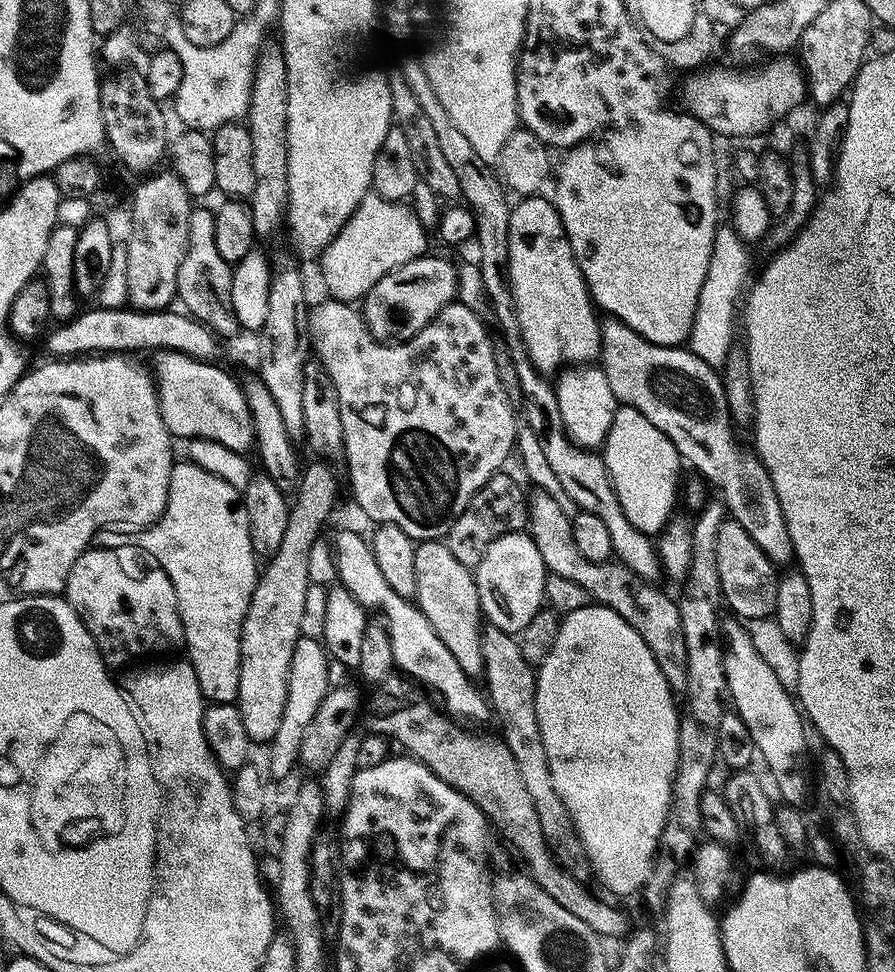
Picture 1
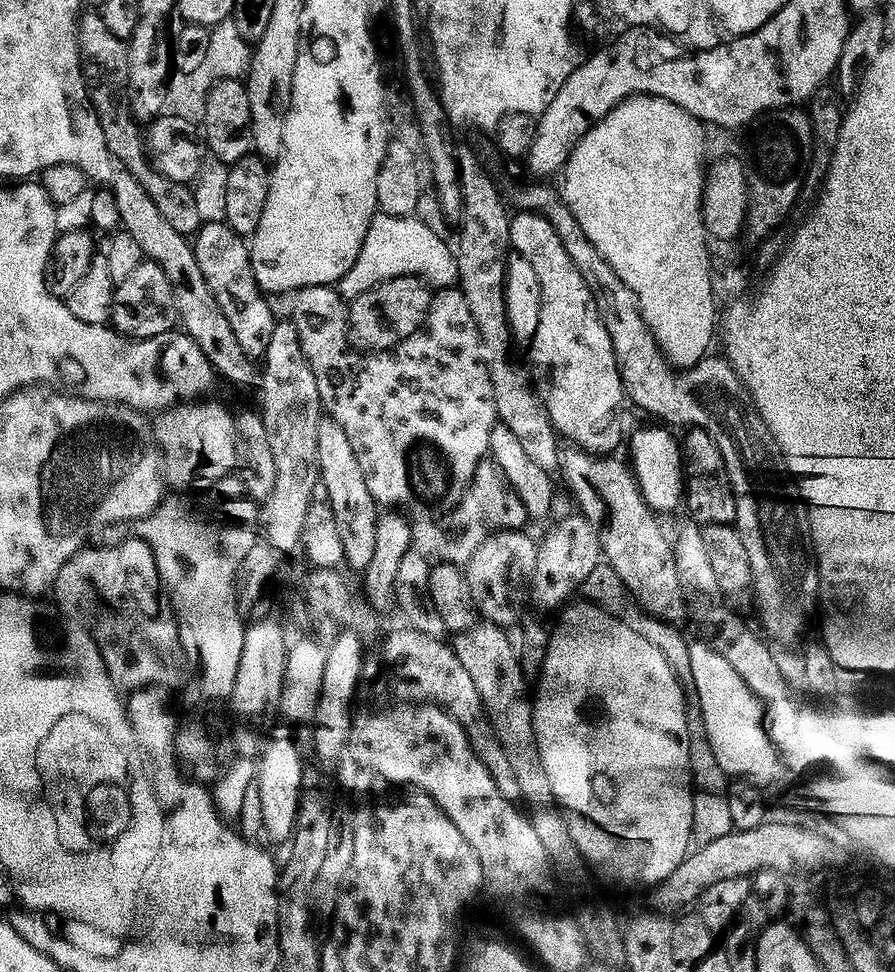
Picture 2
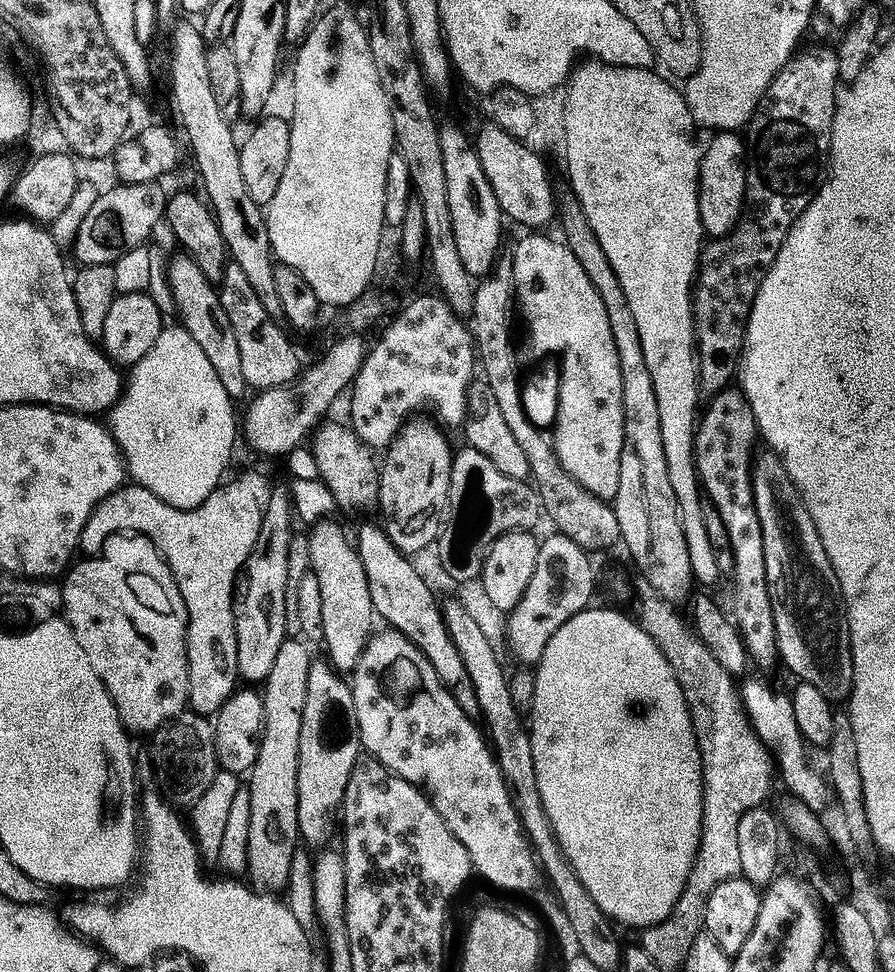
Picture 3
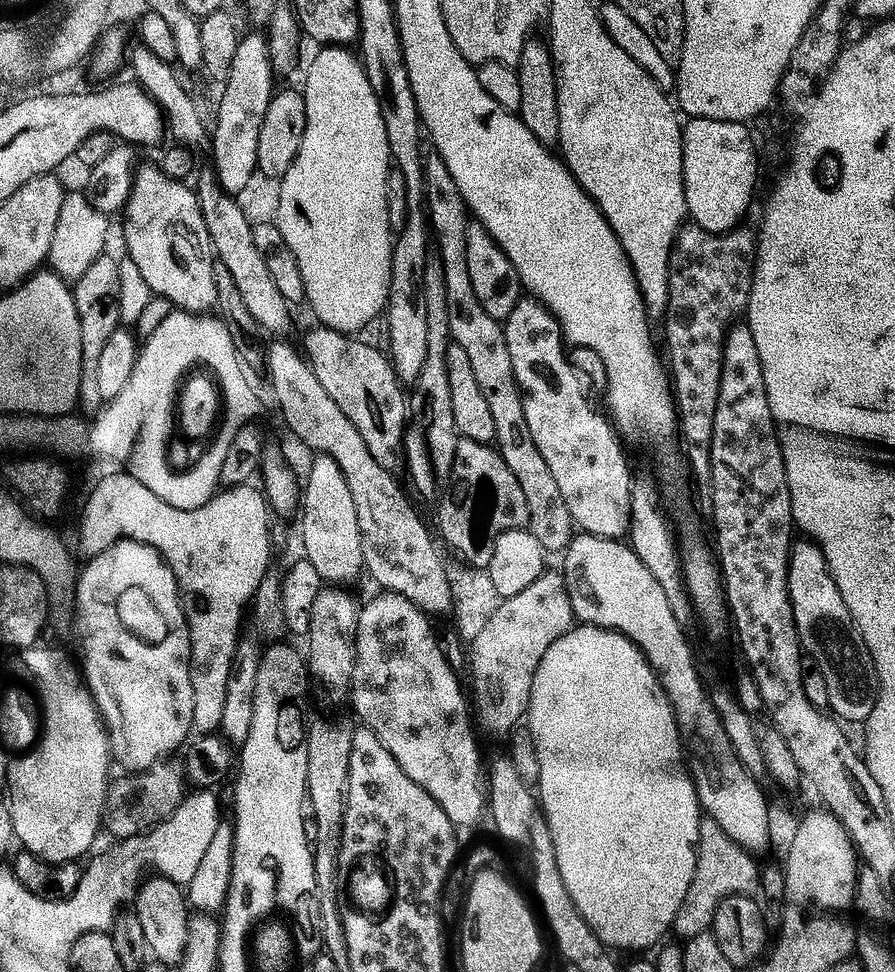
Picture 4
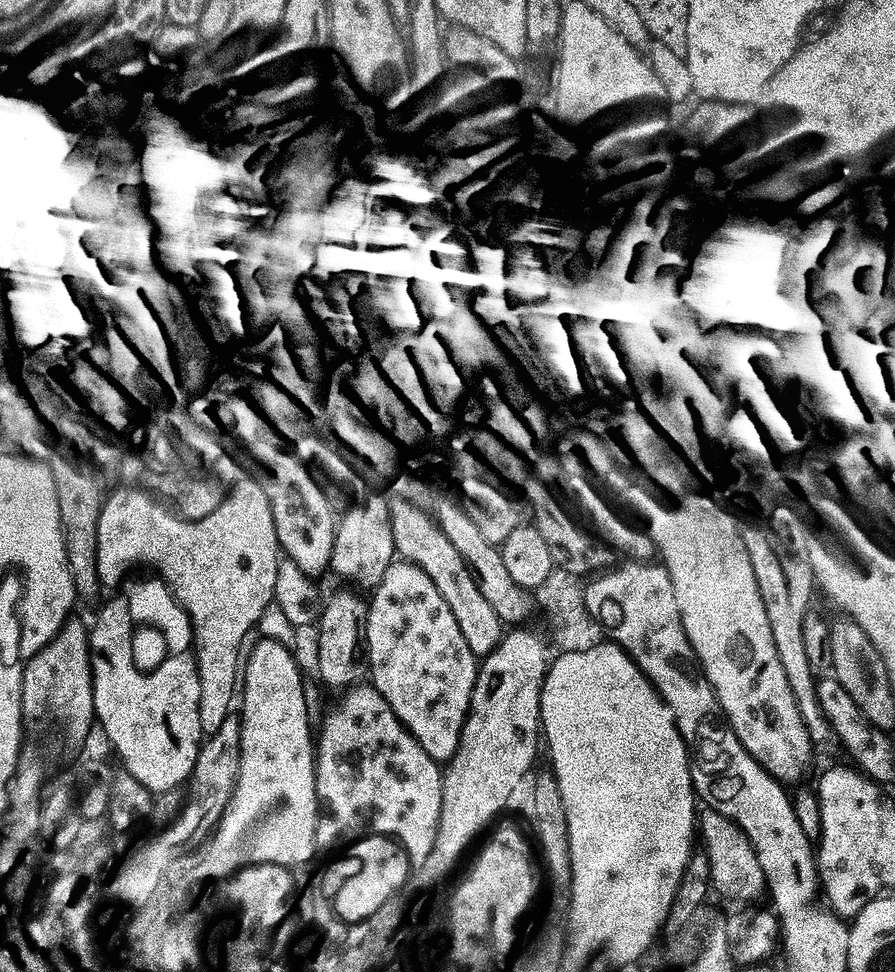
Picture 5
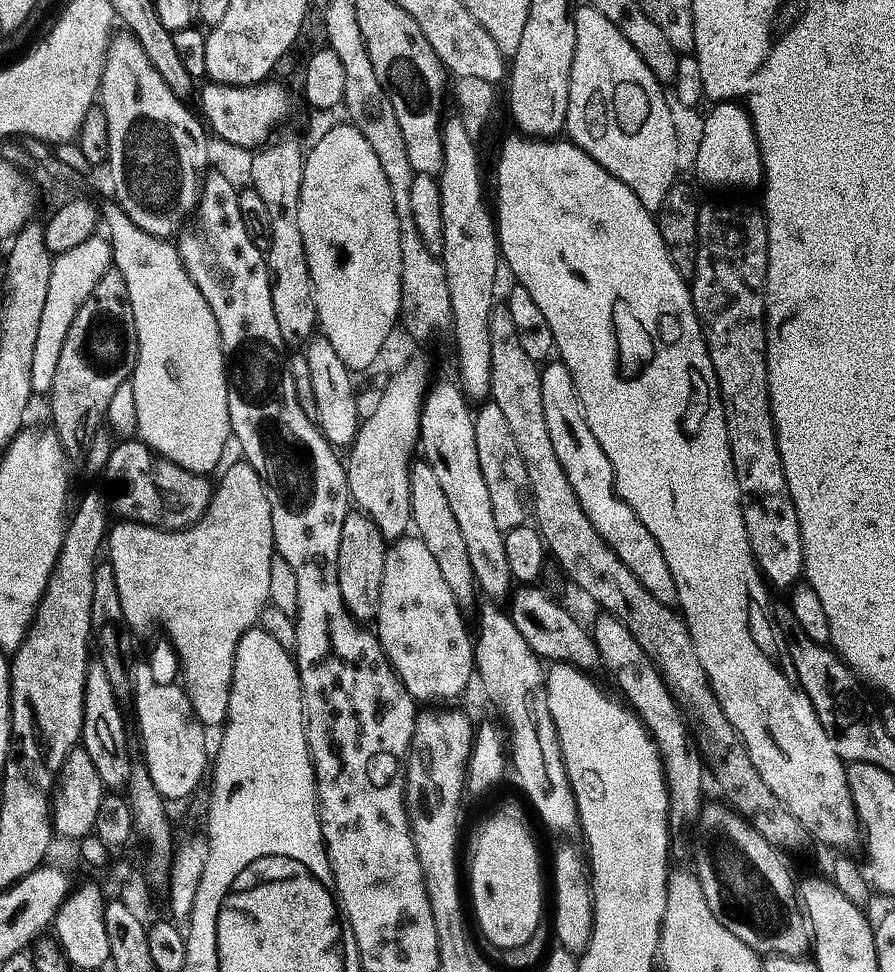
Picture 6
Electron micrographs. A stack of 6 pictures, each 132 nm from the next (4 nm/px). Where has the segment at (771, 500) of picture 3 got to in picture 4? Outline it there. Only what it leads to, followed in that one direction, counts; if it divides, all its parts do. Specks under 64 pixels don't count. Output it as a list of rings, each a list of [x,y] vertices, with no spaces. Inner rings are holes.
[[[808,538],[801,541],[801,544],[799,541],[792,545],[788,571],[790,602],[800,647],[807,655],[808,652],[812,655],[811,661],[826,678],[826,685],[829,686],[827,707],[831,715],[839,718],[845,725],[863,725],[870,714],[874,714],[874,701],[878,691],[872,655],[866,642],[860,637],[860,631],[850,614],[850,606],[846,606],[846,598],[842,598],[842,590],[838,590],[834,582],[820,545]]]

